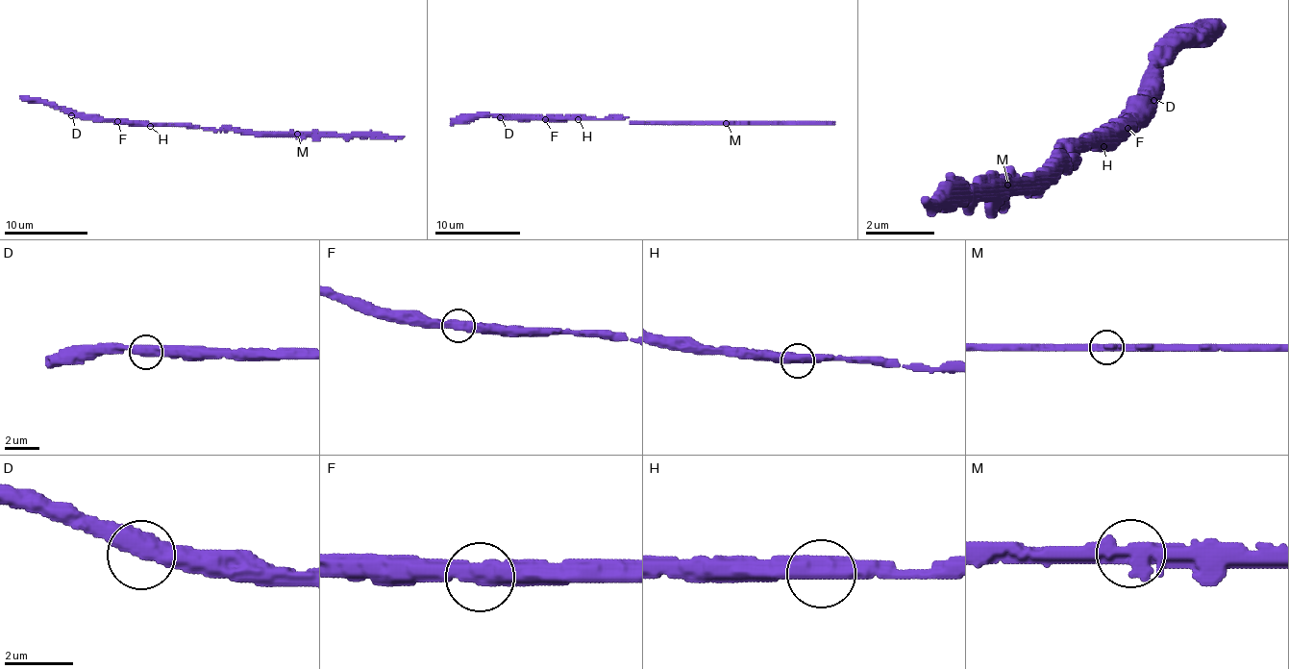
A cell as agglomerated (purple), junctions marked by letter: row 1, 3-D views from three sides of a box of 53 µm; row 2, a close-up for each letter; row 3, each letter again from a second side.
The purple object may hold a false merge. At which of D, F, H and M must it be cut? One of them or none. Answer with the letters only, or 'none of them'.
none of them

